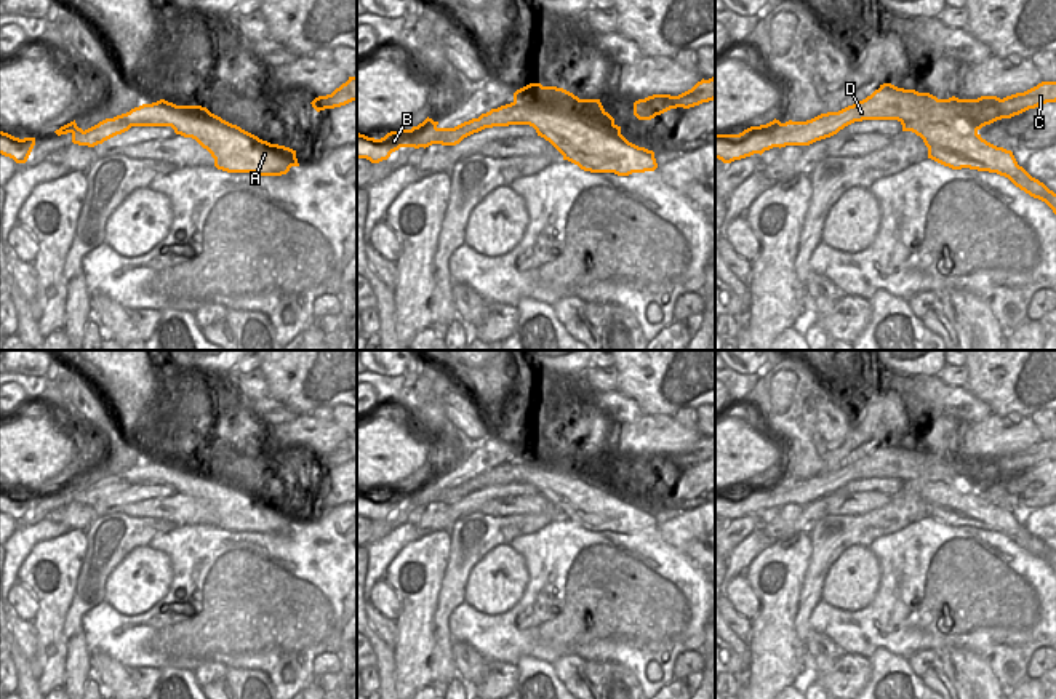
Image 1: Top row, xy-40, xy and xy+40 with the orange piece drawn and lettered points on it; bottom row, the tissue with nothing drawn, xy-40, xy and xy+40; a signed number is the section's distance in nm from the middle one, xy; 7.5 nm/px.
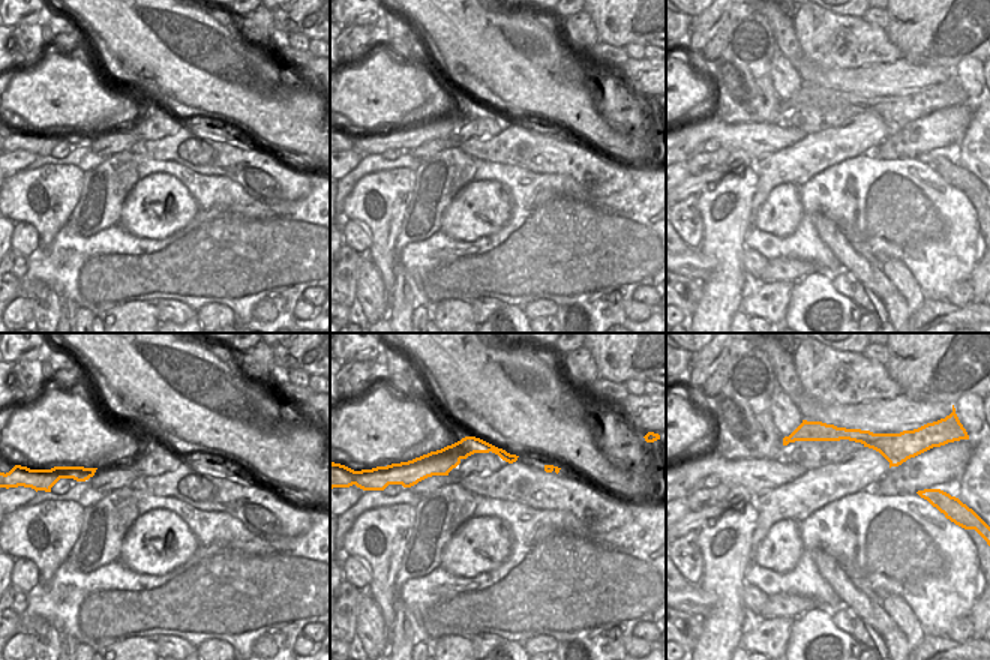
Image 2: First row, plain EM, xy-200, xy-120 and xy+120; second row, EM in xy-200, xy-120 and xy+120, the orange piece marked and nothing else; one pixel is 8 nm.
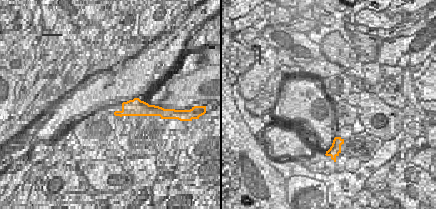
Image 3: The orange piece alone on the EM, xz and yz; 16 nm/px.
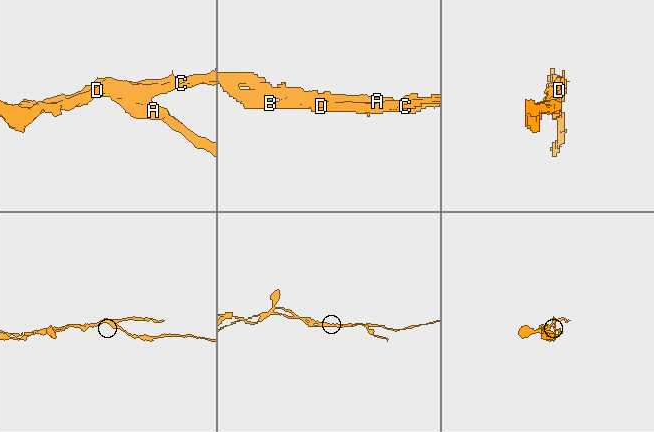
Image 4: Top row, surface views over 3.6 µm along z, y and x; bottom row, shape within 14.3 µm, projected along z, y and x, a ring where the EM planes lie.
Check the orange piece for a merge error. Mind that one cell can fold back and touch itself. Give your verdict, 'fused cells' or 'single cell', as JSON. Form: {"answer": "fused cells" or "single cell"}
{"answer": "fused cells"}

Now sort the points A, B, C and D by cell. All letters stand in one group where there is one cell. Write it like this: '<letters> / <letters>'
A / B C D

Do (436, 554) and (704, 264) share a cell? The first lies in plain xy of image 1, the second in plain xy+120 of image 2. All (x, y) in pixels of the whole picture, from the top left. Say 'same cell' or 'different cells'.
different cells

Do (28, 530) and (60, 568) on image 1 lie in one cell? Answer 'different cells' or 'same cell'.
different cells

